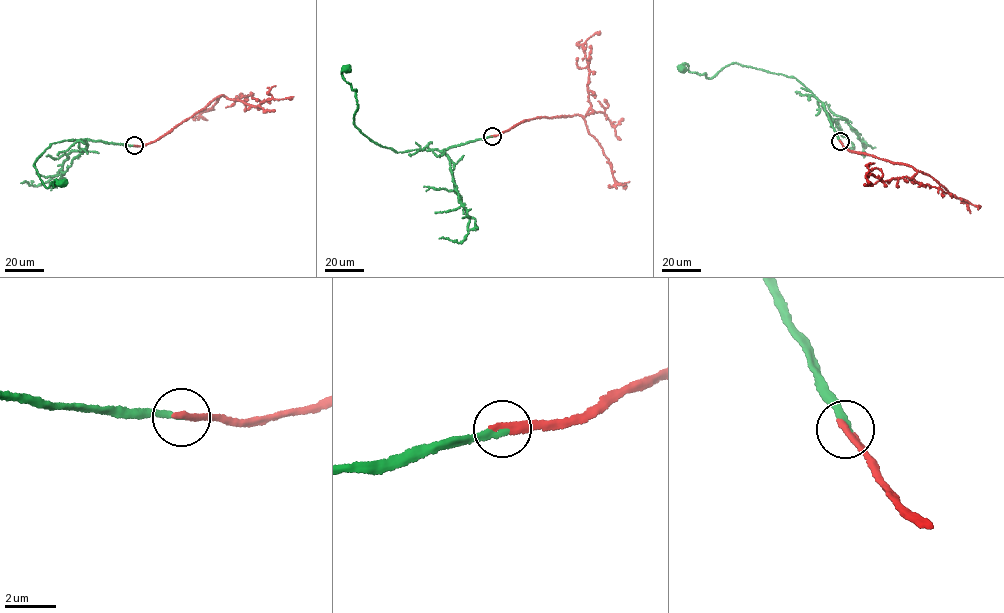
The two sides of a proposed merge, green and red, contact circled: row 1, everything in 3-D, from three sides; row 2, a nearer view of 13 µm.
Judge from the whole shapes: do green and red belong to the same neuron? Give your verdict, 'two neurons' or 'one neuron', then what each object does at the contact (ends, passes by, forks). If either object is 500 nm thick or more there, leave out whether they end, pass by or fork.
one neuron; green ends there; red ends there

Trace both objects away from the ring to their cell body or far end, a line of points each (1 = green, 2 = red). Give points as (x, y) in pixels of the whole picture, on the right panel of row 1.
1: (840, 141), (822, 103), (793, 77), (736, 63), (709, 78), (691, 72), (685, 63), (683, 68)
2: (840, 141), (850, 151), (911, 166), (917, 171), (911, 178), (883, 181), (867, 173), (870, 183)

